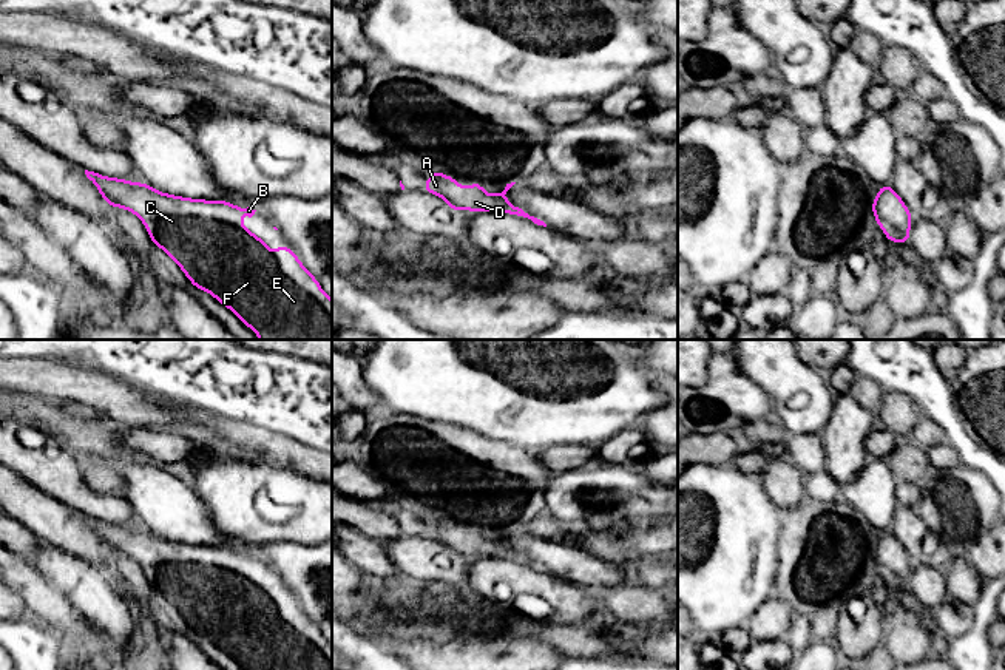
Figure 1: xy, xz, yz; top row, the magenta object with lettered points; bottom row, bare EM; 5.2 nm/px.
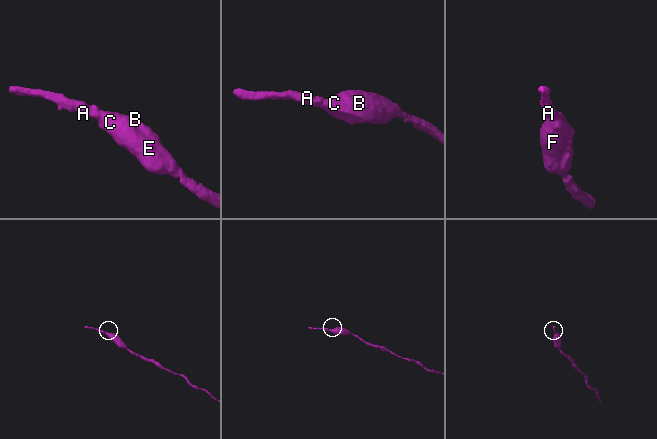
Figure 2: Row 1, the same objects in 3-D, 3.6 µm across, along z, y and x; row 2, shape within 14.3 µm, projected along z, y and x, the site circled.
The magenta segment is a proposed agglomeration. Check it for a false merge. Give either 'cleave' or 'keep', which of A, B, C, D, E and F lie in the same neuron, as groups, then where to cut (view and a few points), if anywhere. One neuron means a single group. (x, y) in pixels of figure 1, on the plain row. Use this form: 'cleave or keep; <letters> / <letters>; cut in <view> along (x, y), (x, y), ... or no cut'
keep; A B C D E F; no cut

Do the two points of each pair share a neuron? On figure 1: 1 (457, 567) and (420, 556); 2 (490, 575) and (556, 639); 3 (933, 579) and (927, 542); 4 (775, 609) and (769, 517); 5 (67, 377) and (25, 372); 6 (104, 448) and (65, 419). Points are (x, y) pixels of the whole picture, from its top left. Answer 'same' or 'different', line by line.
1: same
2: different
3: different
4: different
5: same
6: same

